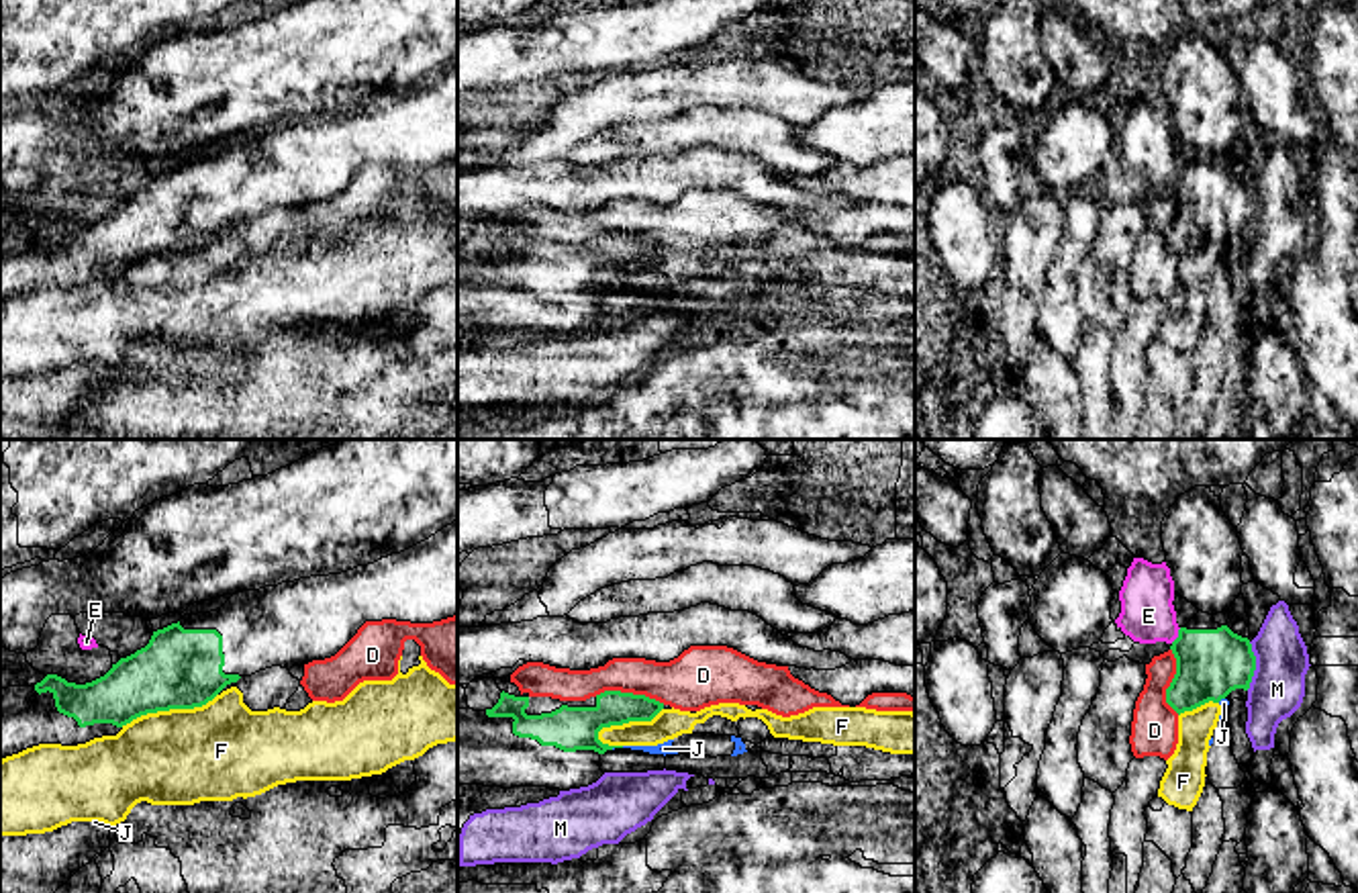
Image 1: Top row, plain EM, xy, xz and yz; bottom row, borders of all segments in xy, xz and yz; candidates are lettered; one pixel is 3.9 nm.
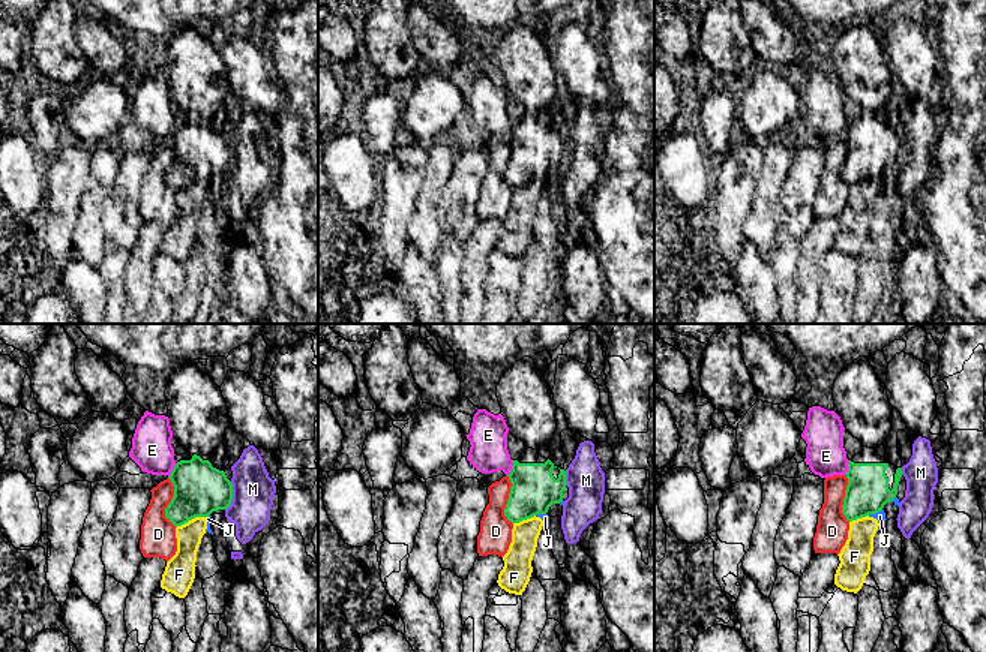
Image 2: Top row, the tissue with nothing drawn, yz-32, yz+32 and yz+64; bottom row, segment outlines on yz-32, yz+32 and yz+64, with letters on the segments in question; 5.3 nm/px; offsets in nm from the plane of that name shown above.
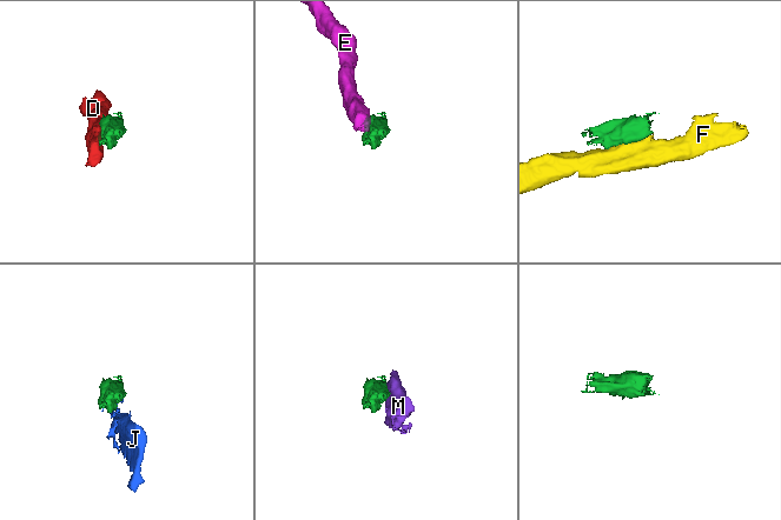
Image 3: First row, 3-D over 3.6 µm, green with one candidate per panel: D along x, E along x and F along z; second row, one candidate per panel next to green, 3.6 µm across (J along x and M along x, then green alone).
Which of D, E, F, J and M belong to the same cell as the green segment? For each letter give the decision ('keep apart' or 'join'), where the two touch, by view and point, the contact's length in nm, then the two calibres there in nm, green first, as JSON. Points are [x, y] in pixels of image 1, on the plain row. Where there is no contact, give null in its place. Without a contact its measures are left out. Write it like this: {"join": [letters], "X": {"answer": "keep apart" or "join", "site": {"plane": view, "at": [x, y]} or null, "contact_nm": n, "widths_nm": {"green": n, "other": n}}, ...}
{"join": [], "D": {"answer": "keep apart", "site": {"plane": "xz", "at": [629, 236]}, "contact_nm": 280, "widths_nm": {"green": 180, "other": 220}}, "E": {"answer": "keep apart", "site": {"plane": "yz", "at": [1179, 178]}, "contact_nm": 80, "widths_nm": {"green": 280, "other": 220}}, "F": {"answer": "keep apart", "site": {"plane": "xy", "at": [168, 252]}, "contact_nm": 400, "widths_nm": {"green": 320, "other": 380}}, "J": {"answer": "keep apart", "site": {"plane": "yz", "at": [1220, 242]}, "contact_nm": 40, "widths_nm": {"green": 280, "other": 40}}, "M": {"answer": "keep apart", "site": {"plane": "yz", "at": [1254, 209]}, "contact_nm": 190, "widths_nm": {"green": 280, "other": 220}}}

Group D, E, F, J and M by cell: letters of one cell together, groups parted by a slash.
D / E / F / J / M

